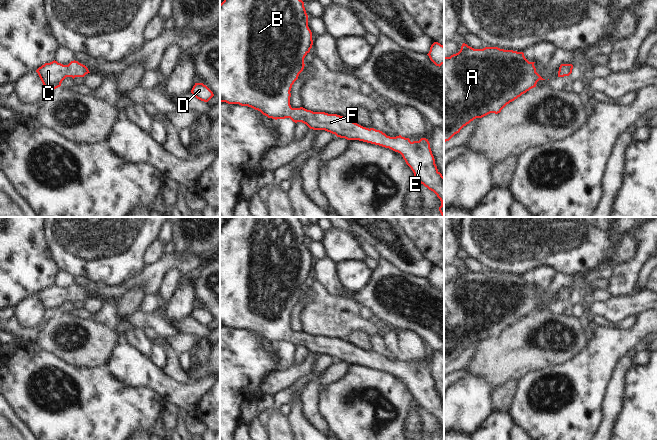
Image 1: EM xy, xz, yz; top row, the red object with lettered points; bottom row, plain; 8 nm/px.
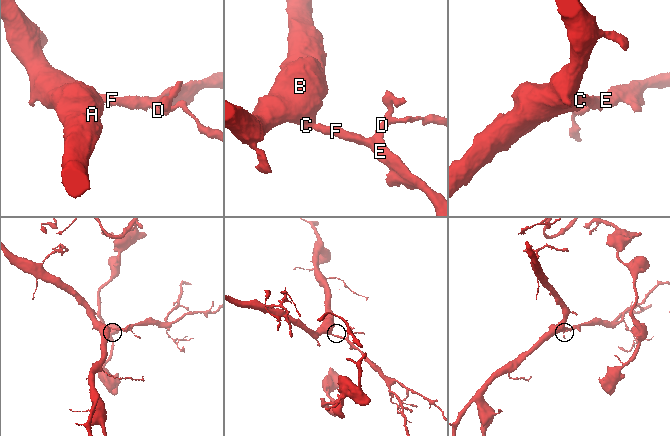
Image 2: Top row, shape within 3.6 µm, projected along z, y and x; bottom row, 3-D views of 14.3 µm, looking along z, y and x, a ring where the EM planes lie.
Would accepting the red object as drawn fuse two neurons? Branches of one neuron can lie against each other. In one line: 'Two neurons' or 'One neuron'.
One neuron.

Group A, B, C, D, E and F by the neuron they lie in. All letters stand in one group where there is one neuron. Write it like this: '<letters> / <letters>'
A B C D E F

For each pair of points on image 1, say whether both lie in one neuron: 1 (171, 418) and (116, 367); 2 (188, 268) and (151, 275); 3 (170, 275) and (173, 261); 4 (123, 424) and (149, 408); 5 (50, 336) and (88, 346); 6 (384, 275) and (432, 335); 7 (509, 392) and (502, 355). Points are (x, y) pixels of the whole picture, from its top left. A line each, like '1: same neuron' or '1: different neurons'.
1: different neurons
2: same neuron
3: different neurons
4: same neuron
5: same neuron
6: same neuron
7: different neurons

